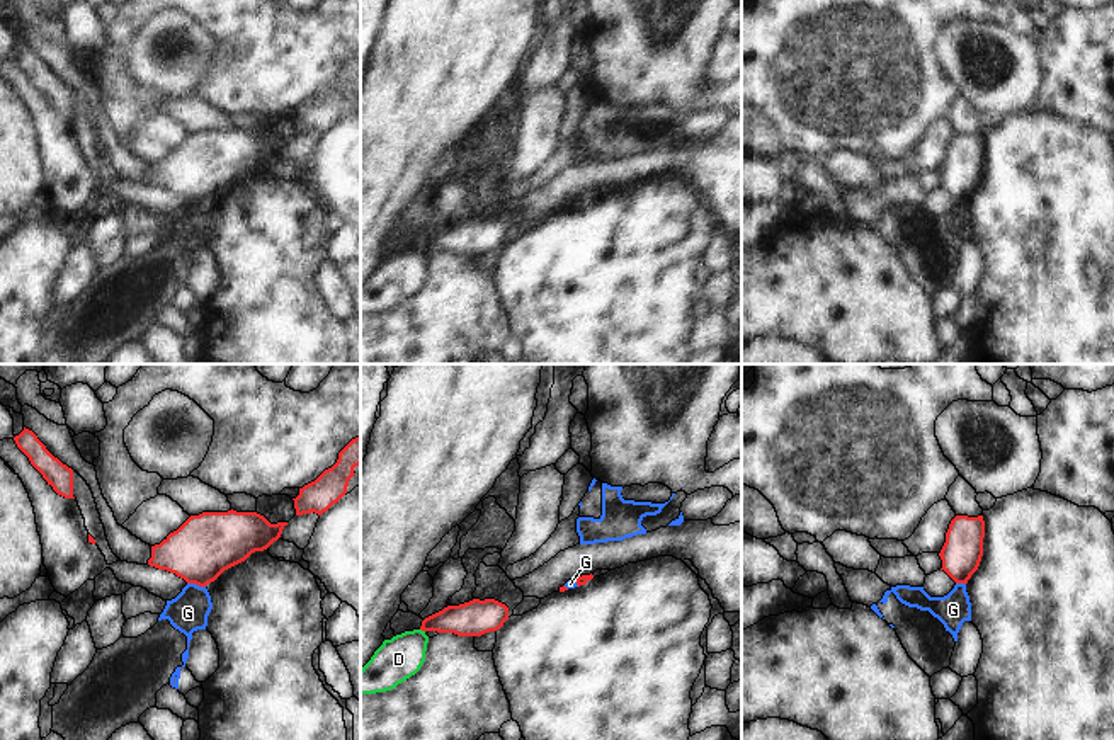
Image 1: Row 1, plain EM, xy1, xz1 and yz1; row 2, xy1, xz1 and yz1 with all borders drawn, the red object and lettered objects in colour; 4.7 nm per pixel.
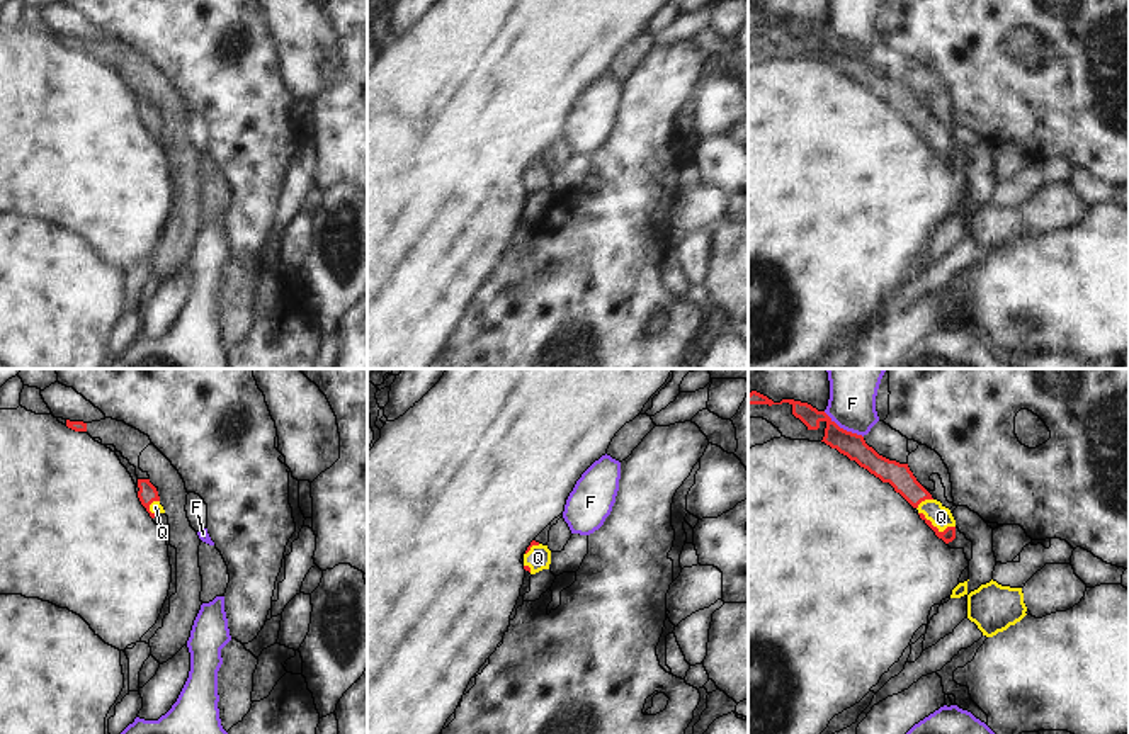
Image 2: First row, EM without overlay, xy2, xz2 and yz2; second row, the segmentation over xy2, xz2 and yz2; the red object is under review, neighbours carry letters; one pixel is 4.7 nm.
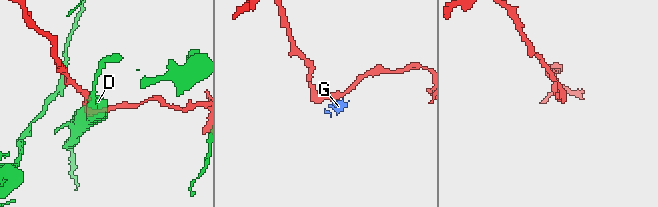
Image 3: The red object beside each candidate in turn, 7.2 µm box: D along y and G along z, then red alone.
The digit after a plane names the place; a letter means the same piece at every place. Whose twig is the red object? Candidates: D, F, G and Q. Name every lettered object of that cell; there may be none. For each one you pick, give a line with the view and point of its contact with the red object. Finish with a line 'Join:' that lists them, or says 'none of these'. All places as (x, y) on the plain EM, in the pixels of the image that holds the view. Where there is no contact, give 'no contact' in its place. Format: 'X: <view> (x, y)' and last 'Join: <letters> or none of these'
Q: yz2 (936, 146)
Join: Q

